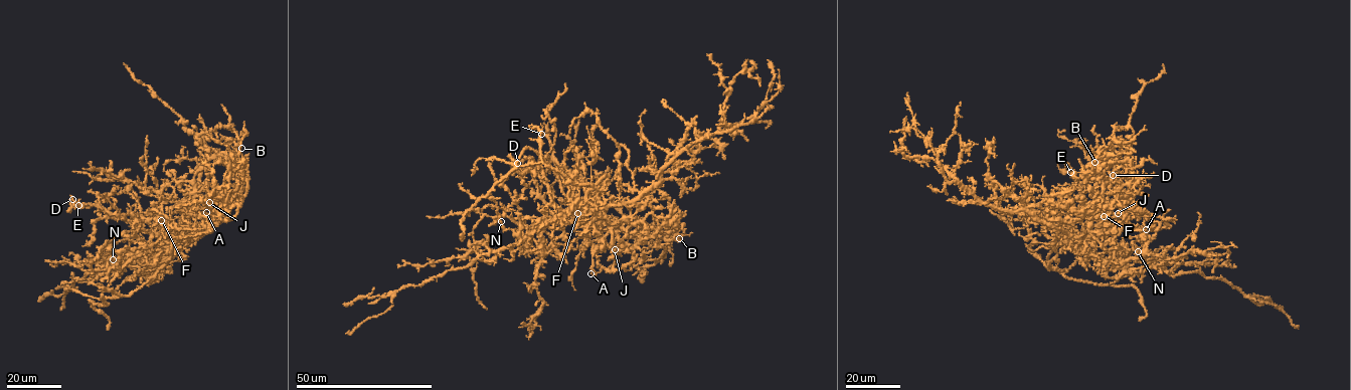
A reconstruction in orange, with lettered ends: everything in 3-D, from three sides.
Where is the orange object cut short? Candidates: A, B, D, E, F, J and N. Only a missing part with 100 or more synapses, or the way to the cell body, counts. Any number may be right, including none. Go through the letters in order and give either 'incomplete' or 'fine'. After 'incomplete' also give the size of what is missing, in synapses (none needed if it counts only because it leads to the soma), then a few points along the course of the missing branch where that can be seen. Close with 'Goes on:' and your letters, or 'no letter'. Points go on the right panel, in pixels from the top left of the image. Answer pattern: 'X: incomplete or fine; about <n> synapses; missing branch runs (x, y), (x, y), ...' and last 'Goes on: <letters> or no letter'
A: fine
B: fine
D: fine
E: incomplete; about 130 synapses; missing branch runs (1070, 172), (1066, 173), (1058, 162), (1031, 159), (1007, 147), (1000, 148)
F: fine
J: fine
N: fine
Goes on: E

